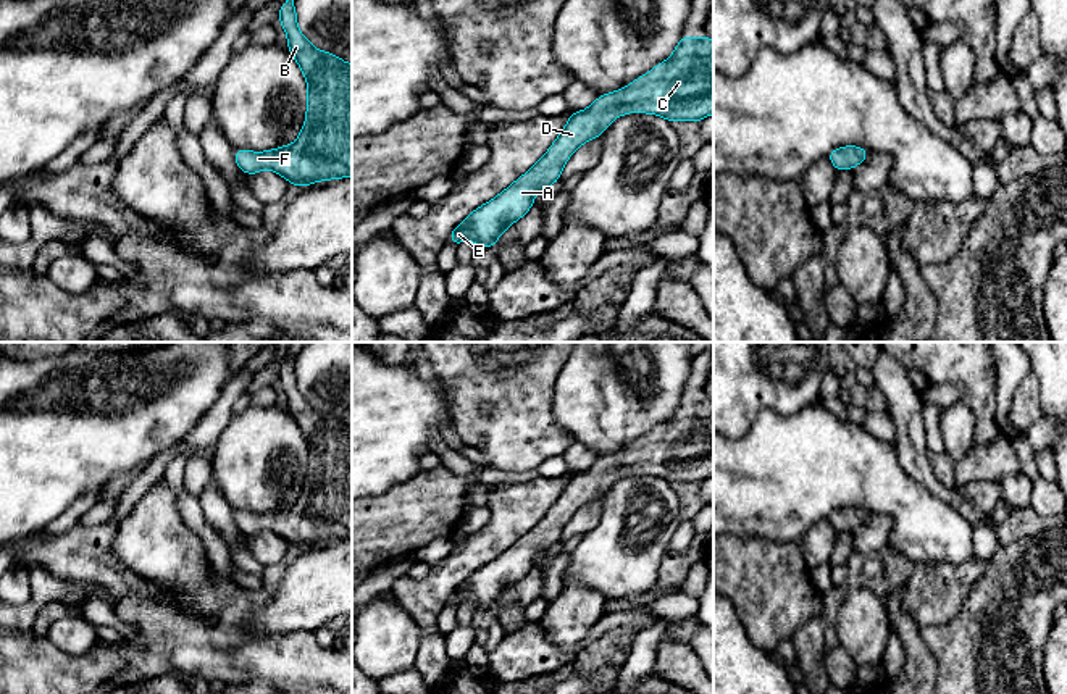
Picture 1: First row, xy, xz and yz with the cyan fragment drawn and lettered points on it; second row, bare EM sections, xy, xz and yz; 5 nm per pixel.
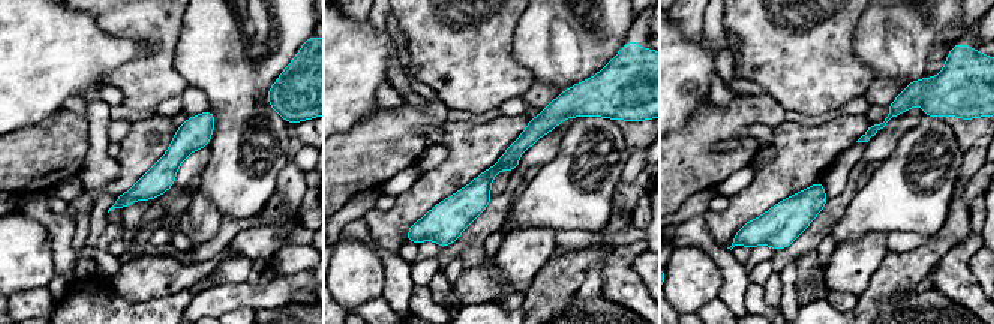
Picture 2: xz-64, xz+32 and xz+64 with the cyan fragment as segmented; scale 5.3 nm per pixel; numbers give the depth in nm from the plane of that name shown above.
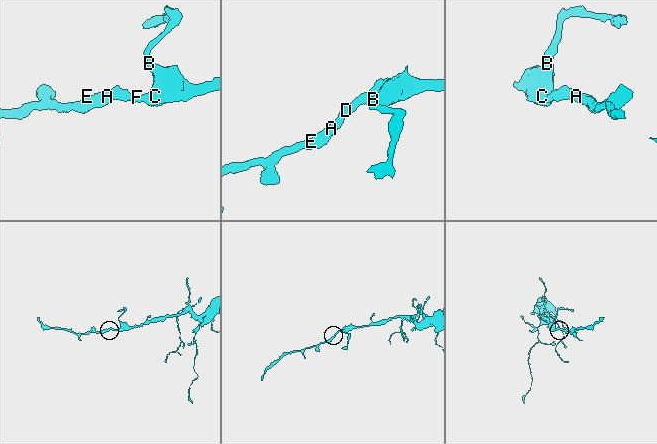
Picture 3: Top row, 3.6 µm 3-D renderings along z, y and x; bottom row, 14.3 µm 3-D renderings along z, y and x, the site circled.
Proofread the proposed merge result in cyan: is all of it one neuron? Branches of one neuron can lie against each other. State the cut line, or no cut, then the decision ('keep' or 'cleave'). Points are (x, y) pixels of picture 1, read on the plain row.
no cut | keep

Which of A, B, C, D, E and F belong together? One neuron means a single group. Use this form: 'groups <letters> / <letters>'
groups A B C D E F

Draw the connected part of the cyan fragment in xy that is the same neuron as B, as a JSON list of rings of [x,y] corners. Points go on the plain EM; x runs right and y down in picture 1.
[[[294,358],[281,366],[278,381],[287,395],[287,410],[299,424],[307,444],[307,479],[297,502],[270,513],[234,512],[234,523],[245,536],[273,531],[292,547],[310,547],[352,537],[352,426],[329,413],[316,412],[299,392]]]

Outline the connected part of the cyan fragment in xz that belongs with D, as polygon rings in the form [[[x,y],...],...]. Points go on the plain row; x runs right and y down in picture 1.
[[[689,397],[681,399],[670,420],[647,436],[638,439],[625,450],[599,457],[597,462],[586,471],[568,478],[568,484],[549,508],[546,516],[512,547],[497,558],[471,573],[460,584],[447,602],[460,607],[467,600],[473,600],[476,608],[496,607],[500,596],[515,583],[528,575],[534,565],[534,557],[552,547],[562,537],[565,523],[584,504],[604,495],[612,481],[626,475],[652,475],[668,483],[701,483],[713,475],[713,402],[701,399],[697,402]]]

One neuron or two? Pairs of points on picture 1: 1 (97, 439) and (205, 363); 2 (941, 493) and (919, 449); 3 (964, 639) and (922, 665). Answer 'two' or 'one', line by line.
1: one
2: one
3: two

